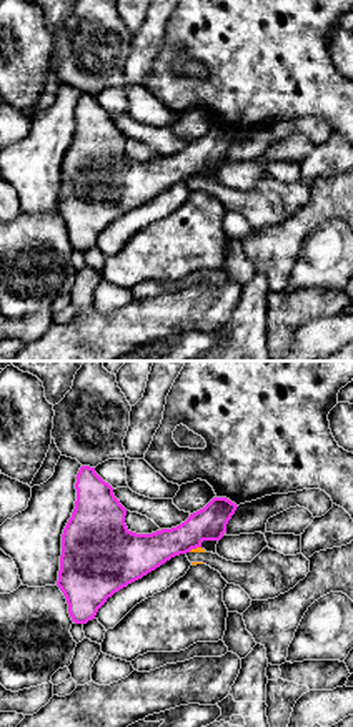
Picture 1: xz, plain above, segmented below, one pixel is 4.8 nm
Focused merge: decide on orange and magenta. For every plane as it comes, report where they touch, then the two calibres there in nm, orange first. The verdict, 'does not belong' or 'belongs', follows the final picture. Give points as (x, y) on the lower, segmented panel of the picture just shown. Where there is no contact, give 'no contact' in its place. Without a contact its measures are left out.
meets orange at (193, 549); 30 nm thick on the orange side, 190 nm on the other

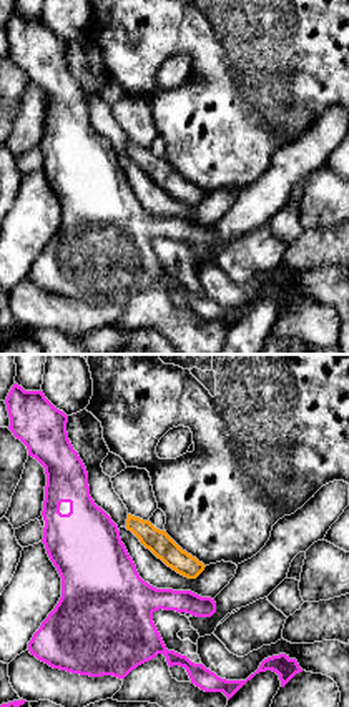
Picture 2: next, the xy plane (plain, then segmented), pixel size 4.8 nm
no contact

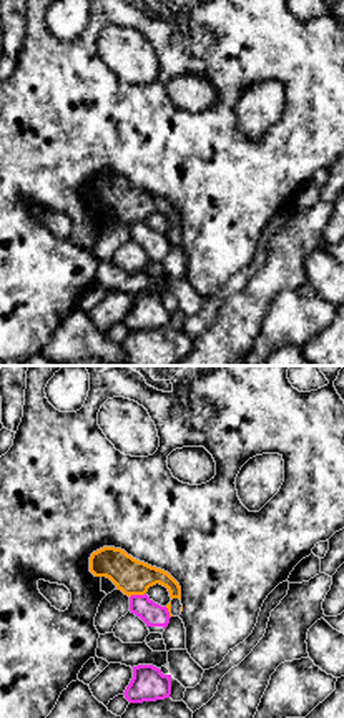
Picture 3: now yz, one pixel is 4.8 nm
meets orange at (137, 594); 170 nm thick on the orange side, 110 nm on the other

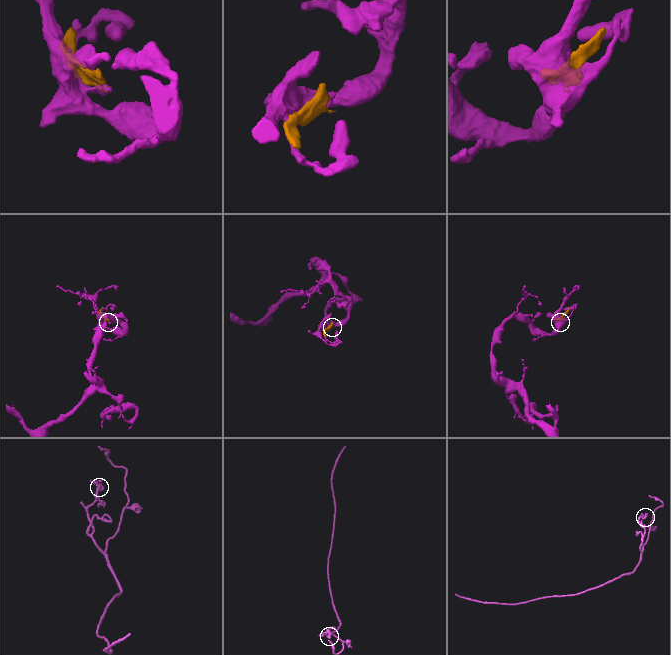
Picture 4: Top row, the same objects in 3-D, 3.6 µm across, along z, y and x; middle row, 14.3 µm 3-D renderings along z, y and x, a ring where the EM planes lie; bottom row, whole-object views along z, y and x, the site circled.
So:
does not belong

